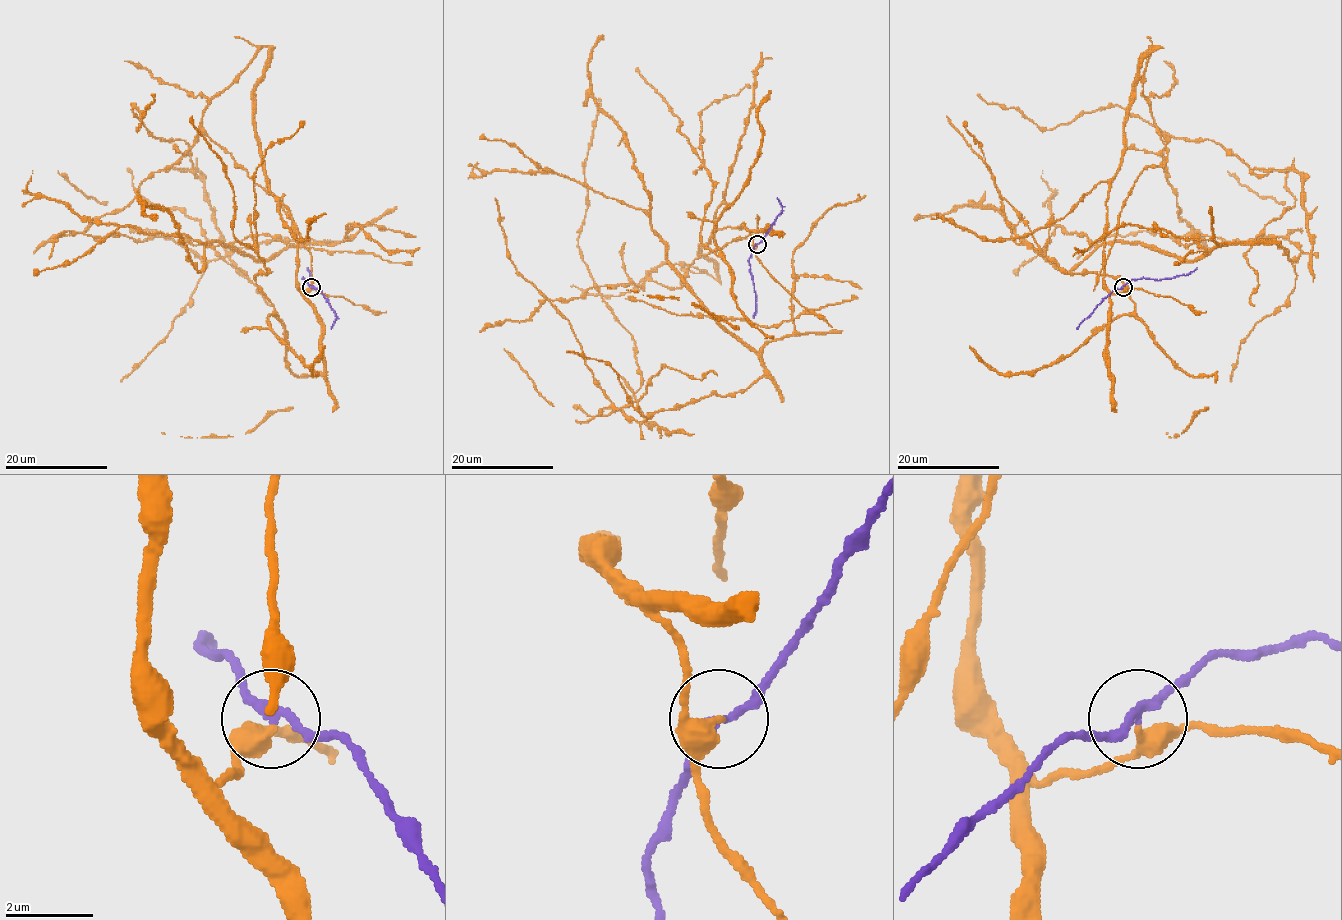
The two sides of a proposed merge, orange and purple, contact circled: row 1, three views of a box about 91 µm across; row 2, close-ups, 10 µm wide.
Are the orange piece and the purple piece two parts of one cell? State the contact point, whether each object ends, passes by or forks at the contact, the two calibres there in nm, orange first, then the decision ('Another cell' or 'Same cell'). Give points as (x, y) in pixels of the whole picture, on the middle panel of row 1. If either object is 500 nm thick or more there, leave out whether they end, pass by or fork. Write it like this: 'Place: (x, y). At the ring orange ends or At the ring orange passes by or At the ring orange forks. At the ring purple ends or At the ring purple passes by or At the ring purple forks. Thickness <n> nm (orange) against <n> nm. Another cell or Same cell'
Place: (757, 244). At the ring orange passes by. At the ring purple passes by. Thickness 320 nm (orange) against 200 nm. Another cell

